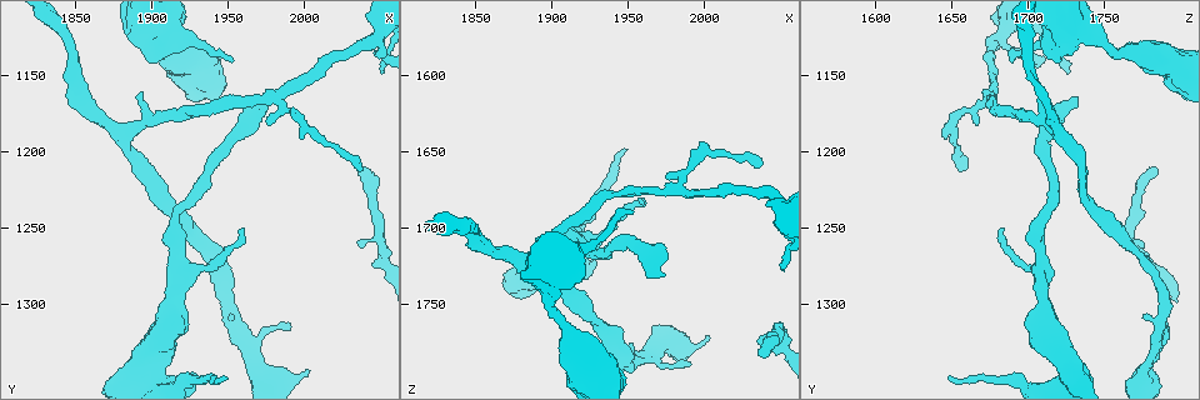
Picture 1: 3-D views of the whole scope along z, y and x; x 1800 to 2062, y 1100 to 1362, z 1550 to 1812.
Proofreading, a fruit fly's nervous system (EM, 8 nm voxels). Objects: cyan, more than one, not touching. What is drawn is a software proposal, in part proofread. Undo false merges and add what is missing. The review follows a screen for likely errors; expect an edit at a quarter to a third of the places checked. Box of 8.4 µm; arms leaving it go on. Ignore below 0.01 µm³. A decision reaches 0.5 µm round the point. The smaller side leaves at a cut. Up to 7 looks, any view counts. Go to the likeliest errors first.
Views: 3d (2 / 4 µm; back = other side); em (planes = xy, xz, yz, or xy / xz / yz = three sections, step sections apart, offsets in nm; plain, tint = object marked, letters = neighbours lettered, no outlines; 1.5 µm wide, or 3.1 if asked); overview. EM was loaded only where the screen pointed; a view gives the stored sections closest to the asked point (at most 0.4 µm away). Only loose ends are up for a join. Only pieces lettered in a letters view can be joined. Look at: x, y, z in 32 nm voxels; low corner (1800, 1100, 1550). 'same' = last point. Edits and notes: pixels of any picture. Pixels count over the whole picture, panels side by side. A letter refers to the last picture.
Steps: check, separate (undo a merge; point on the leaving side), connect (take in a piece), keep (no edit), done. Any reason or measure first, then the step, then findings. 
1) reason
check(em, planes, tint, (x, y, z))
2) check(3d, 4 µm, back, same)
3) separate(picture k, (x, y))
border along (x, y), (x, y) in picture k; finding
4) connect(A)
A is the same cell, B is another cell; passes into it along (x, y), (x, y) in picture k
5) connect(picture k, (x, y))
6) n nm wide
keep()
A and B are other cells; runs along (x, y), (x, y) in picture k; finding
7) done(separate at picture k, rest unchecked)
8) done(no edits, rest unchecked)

long arm stops here
check(3d, 2 µm, (1964, 1164, 1734))

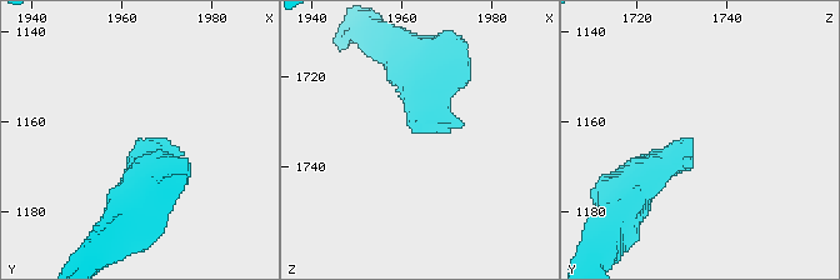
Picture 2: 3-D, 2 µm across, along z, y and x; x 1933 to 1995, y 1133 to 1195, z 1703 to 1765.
check(em, planes, letters, (1964, 1164, 1732))

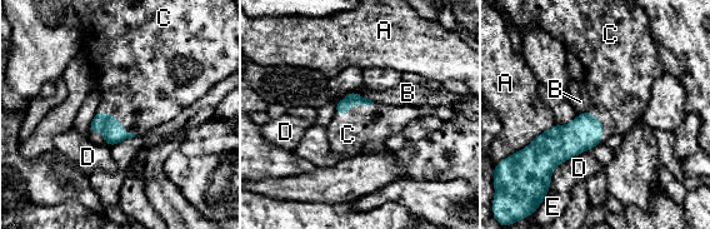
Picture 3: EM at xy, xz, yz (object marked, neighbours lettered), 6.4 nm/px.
connect(C)
C is the same cell, A, B, D and E are other cells; passes into it along (343, 108), (353, 104), (348, 134) in picture 3; it goes on there

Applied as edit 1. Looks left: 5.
free end
check(em, xy, step 4, letters, (2036, 1210, 1782))

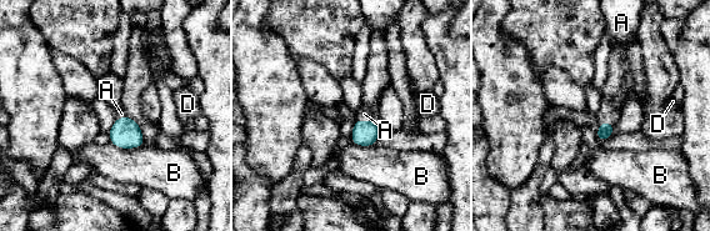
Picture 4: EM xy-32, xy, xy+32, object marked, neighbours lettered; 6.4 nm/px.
B touches over 220 nm
connect(A)
A is the same cell, B and D are other cells; passes into it along (364, 132), (366, 121), (364, 114) in picture 4; the neuron continues

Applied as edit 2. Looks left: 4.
see it whole again
check(overview)

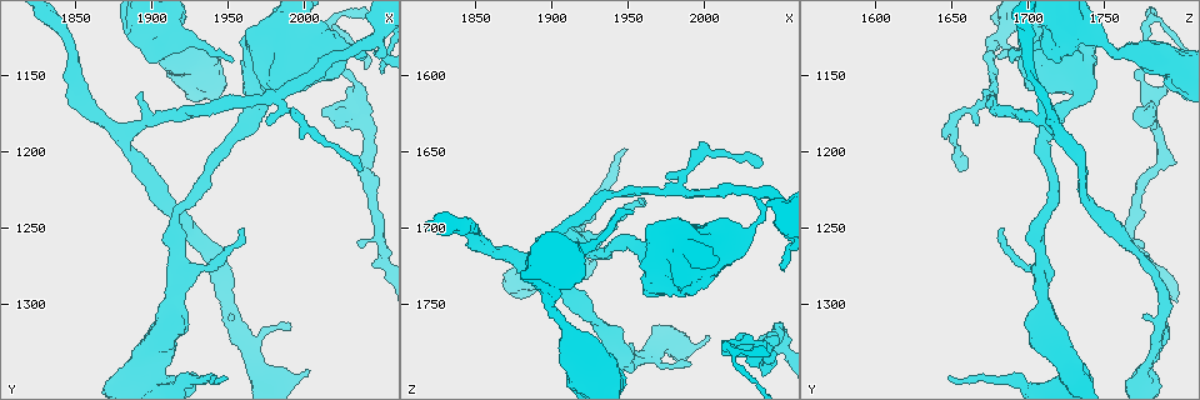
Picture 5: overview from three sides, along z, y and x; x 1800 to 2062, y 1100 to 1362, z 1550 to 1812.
branch stops here
check(3d, 2 µm, (1976, 1180, 1666))

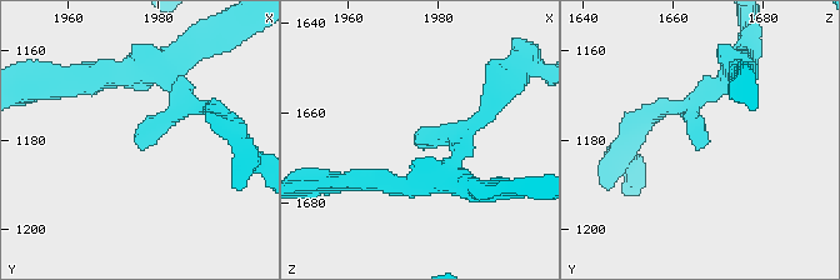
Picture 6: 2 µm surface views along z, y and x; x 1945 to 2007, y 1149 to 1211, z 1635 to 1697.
shape alone is not enough
check(em, xy, step 8, letters, (1976, 1182, 1665))

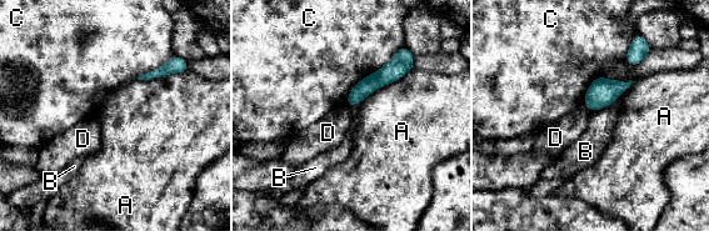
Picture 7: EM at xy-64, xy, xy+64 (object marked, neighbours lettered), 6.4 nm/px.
another direction
check(em, planes, letters, same)

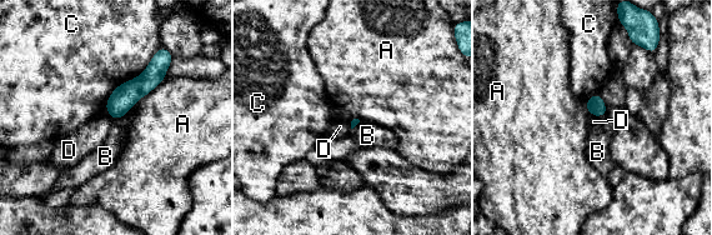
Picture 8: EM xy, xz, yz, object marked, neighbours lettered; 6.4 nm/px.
keep()
A, B, C and D are other cells; runs along (160, 61), (116, 109), (115, 115) in picture 8; no lettered piece goes on from it

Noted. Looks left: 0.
done(connect at picture 3, connect at picture 4, rest unchecked)

